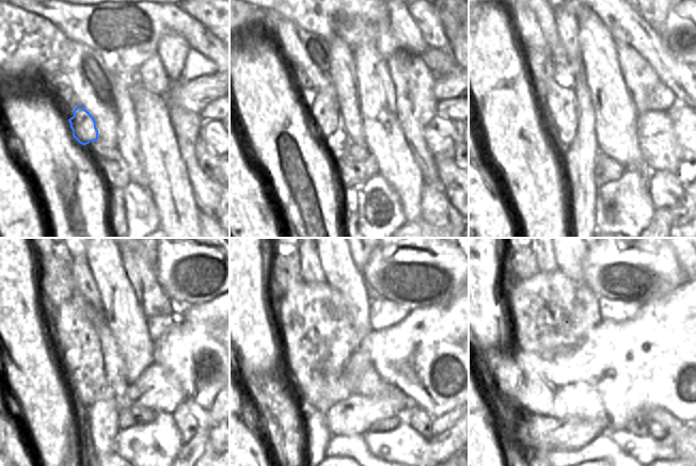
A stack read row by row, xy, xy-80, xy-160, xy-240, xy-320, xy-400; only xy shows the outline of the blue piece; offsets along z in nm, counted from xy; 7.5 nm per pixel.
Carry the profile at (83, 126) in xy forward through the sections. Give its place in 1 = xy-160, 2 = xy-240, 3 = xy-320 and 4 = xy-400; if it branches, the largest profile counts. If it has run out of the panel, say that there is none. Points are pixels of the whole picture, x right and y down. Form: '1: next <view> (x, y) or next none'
1: next xy-160 (559, 103)
2: next xy-240 (81, 355)
3: next xy-320 (325, 353)
4: next xy-400 (553, 338)

